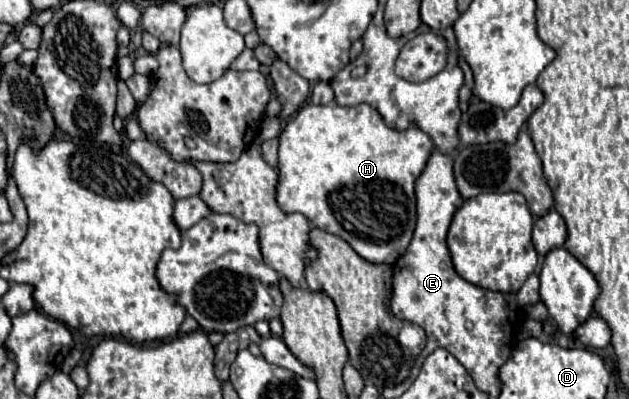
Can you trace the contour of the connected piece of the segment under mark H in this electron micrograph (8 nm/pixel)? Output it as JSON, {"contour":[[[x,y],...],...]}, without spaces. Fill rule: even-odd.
{"contour":[[[331,103],[331,105],[303,105],[293,117],[287,119],[287,125],[285,129],[281,131],[279,135],[279,185],[277,185],[277,203],[279,207],[285,211],[285,213],[303,213],[313,227],[319,227],[323,231],[329,231],[333,235],[339,235],[341,239],[345,239],[363,259],[371,261],[371,263],[395,263],[407,249],[411,237],[413,237],[413,231],[415,231],[415,181],[417,177],[423,173],[431,153],[435,149],[435,143],[433,139],[429,139],[427,133],[423,133],[421,129],[417,127],[409,127],[405,131],[395,131],[391,127],[385,125],[385,121],[381,119],[379,111],[373,109],[371,105],[367,103],[361,103],[361,105],[353,105],[353,107],[341,107],[337,103]]]}

